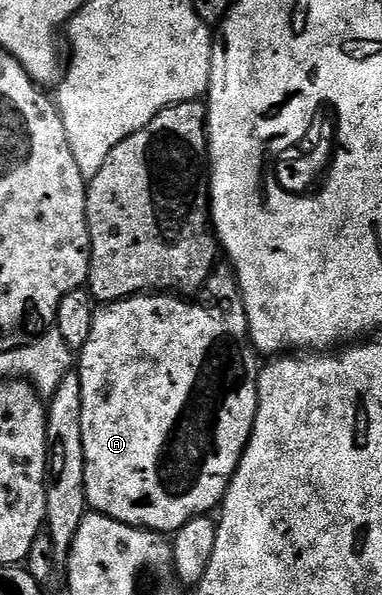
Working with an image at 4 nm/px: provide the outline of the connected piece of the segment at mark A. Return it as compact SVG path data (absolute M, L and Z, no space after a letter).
M151 292L103 305L94 315L92 336L88 344L84 344L76 358L76 373L82 382L82 439L86 461L84 484L87 507L95 514L106 514L112 520L139 526L141 530L156 530L163 536L173 535L184 524L188 524L188 520L209 515L221 507L226 489L238 470L242 454L254 431L258 411L260 358L250 341L248 316L241 297L226 298L215 306L197 306L190 301L194 300L183 300L166 292Z

